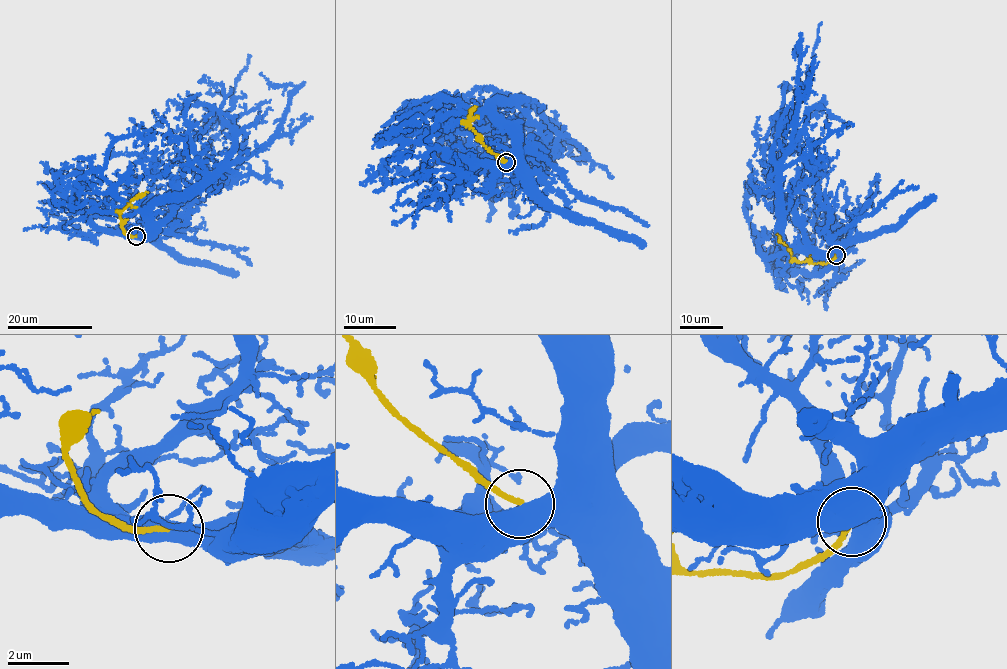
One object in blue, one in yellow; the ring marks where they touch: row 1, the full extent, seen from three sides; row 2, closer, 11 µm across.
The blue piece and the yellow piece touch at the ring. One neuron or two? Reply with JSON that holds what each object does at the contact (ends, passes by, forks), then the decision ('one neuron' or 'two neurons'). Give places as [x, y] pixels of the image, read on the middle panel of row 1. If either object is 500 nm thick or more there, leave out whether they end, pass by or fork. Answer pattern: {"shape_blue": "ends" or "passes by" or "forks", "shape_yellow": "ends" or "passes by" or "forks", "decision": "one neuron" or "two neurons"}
{"shape_blue": "forks", "shape_yellow": "ends", "decision": "two neurons"}

